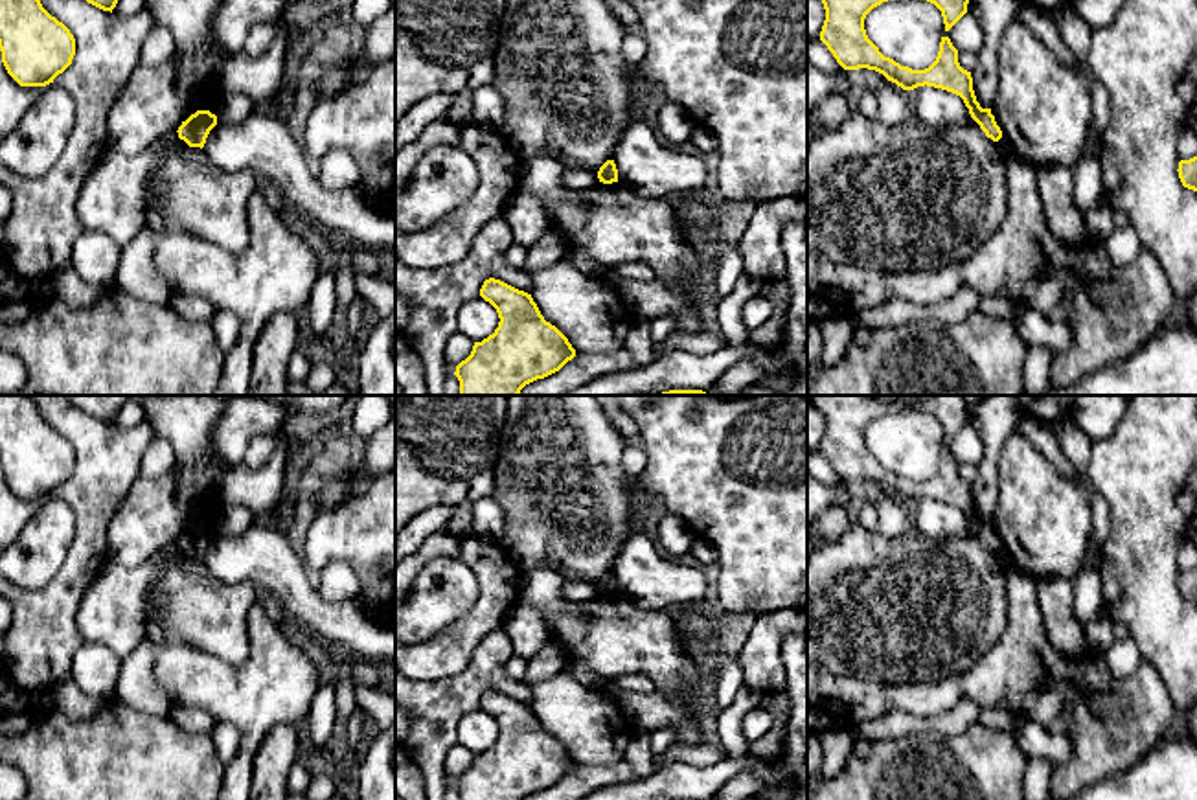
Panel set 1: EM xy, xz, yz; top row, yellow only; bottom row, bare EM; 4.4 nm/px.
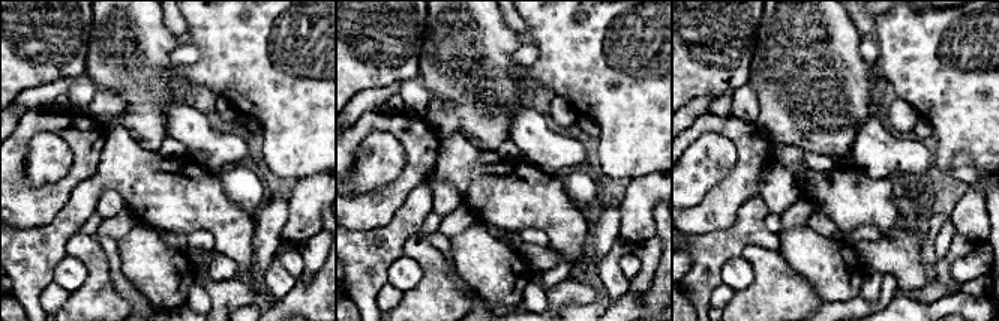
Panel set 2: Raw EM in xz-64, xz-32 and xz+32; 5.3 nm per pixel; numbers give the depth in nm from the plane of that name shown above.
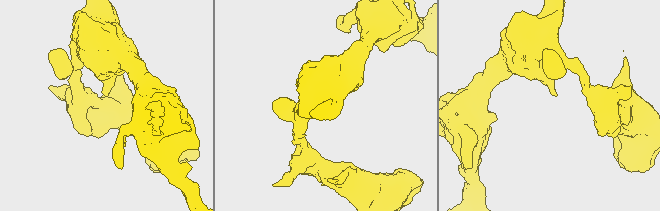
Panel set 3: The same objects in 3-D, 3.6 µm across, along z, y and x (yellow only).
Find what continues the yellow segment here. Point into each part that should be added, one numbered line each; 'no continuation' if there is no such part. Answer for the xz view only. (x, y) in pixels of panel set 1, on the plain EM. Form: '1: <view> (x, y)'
no continuation

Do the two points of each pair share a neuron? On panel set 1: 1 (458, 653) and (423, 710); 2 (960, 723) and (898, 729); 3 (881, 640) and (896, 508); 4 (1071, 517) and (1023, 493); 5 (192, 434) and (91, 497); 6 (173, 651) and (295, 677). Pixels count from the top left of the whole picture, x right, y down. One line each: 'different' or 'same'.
1: different
2: same
3: different
4: same
5: different
6: same

